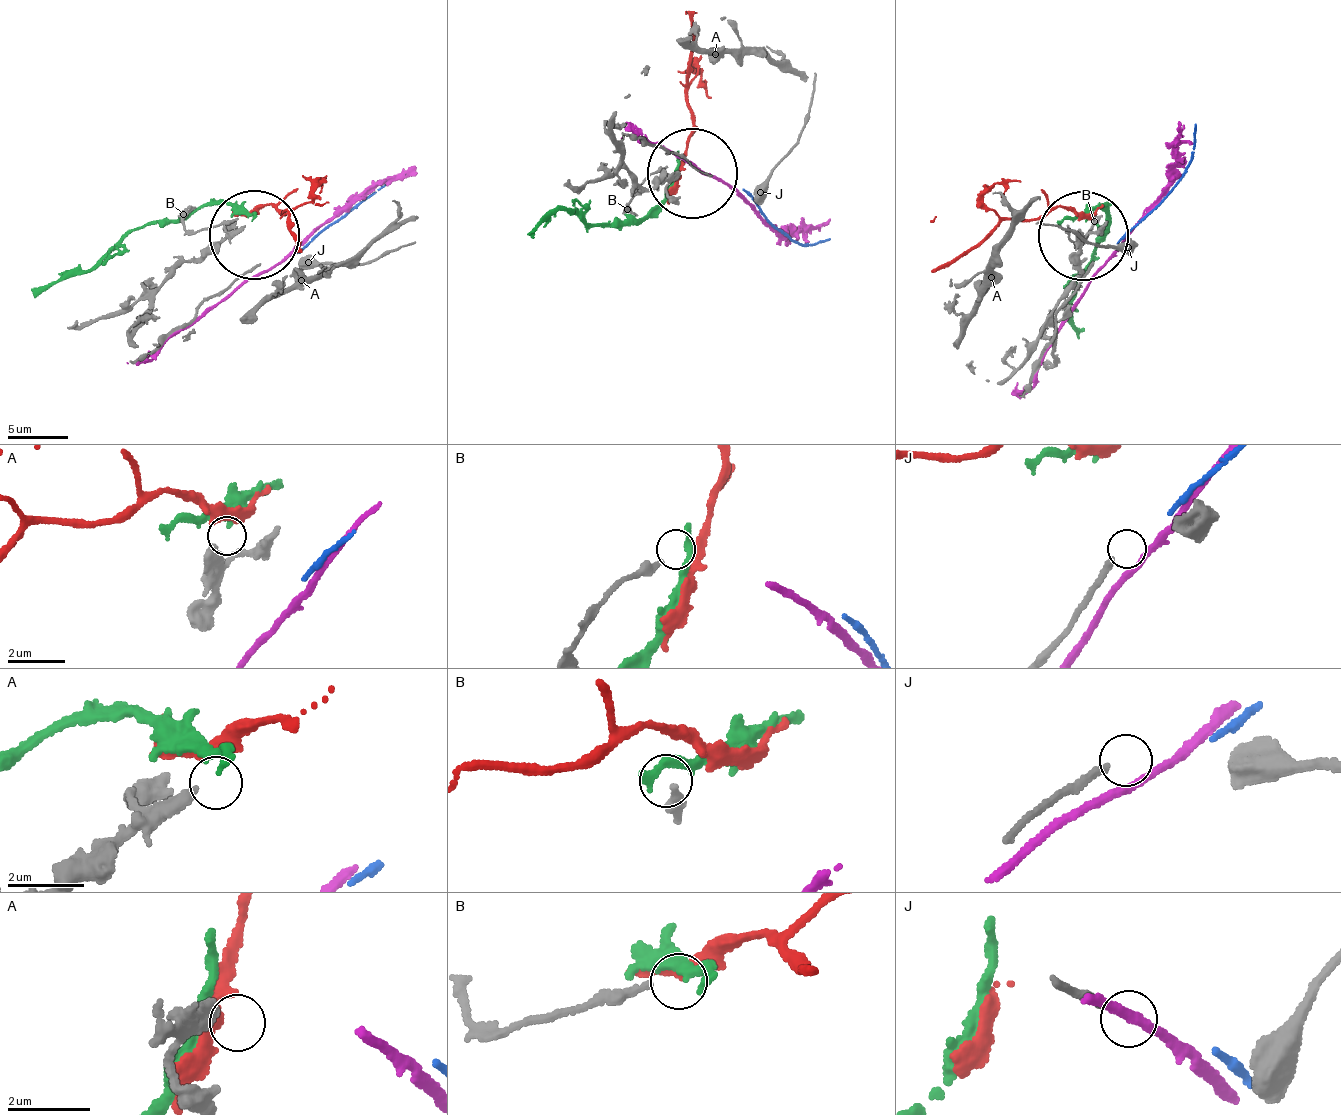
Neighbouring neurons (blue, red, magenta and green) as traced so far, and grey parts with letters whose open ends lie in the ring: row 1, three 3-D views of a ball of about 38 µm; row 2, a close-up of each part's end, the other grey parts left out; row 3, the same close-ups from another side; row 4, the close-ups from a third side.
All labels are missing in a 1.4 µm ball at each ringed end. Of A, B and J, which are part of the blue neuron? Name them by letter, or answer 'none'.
none

